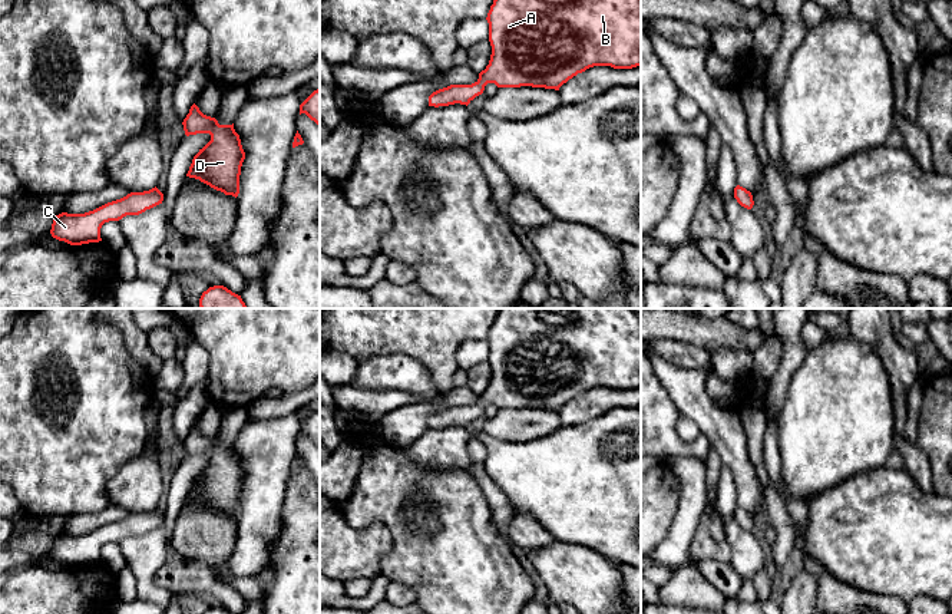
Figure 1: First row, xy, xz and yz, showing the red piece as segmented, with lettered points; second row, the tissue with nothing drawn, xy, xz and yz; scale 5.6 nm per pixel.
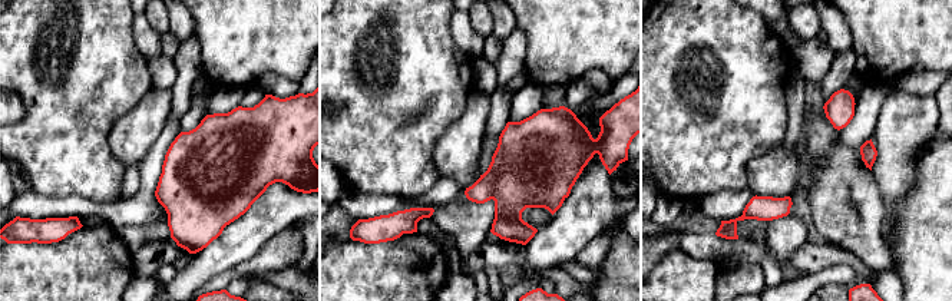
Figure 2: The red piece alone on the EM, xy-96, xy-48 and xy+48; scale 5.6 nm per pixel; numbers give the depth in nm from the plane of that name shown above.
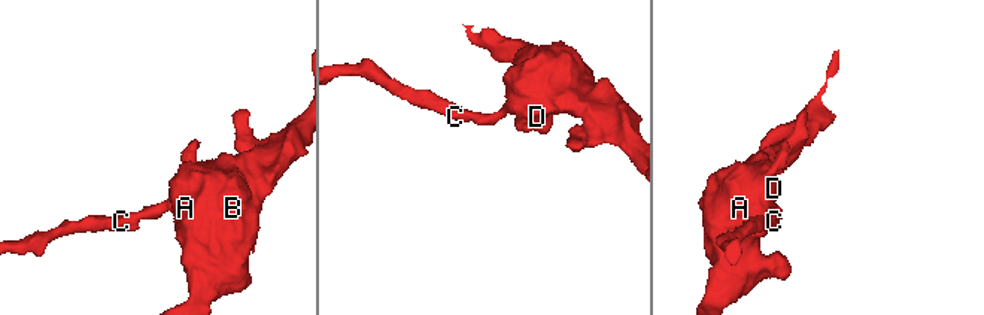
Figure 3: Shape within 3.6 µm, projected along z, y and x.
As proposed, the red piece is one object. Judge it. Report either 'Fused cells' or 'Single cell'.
Single cell

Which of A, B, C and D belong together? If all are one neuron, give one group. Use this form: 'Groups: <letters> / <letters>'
Groups: A B C D

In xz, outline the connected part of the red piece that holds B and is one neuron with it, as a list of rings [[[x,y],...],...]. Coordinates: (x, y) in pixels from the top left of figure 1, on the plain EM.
[[[500,308],[486,339],[492,376],[472,406],[450,406],[429,417],[429,428],[469,426],[487,405],[498,409],[555,410],[594,387],[641,387],[641,318],[632,308]]]

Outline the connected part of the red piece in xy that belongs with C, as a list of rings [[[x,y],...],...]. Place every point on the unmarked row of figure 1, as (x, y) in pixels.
[[[155,508],[143,514],[130,514],[126,518],[108,524],[85,535],[62,534],[54,538],[50,555],[70,567],[99,564],[105,544],[119,542],[126,537],[139,537],[163,522],[163,515]]]

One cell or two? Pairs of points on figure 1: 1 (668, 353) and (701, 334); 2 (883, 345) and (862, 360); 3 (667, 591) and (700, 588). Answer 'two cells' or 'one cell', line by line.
1: two cells
2: two cells
3: one cell

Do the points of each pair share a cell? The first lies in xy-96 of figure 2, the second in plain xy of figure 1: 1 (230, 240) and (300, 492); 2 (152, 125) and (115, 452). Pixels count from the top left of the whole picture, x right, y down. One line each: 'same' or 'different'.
1: different
2: different

